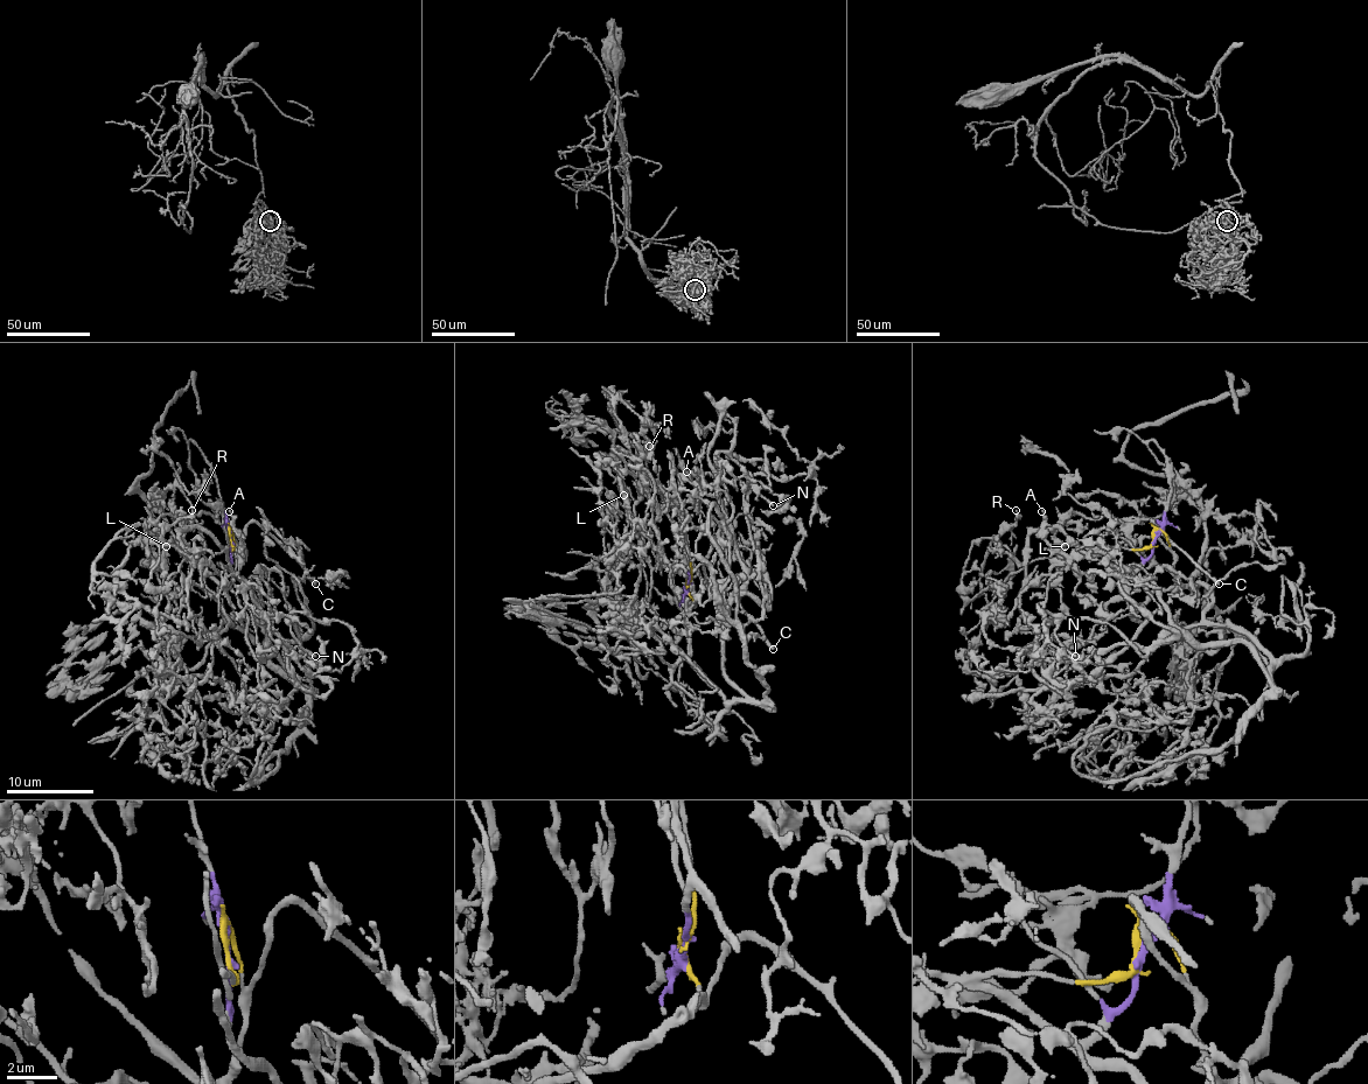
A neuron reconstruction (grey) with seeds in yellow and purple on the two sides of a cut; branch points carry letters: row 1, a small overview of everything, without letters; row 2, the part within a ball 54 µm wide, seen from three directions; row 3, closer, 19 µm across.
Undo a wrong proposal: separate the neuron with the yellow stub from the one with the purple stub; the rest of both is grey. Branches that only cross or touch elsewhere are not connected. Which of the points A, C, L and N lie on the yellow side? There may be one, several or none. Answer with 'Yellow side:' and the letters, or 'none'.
Yellow side: C

